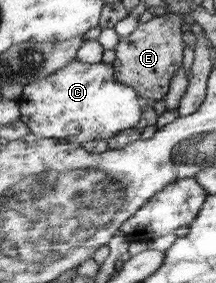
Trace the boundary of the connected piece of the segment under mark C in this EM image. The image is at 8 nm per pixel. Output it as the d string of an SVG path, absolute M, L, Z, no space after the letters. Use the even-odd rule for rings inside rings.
M74 59L64 68L49 74L44 78L36 79L23 85L22 94L17 99L20 105L21 121L29 128L30 133L36 136L60 140L69 140L74 144L84 144L92 141L110 140L118 132L135 128L142 118L142 106L137 89L122 84L116 79L116 70L110 63L86 64Z

